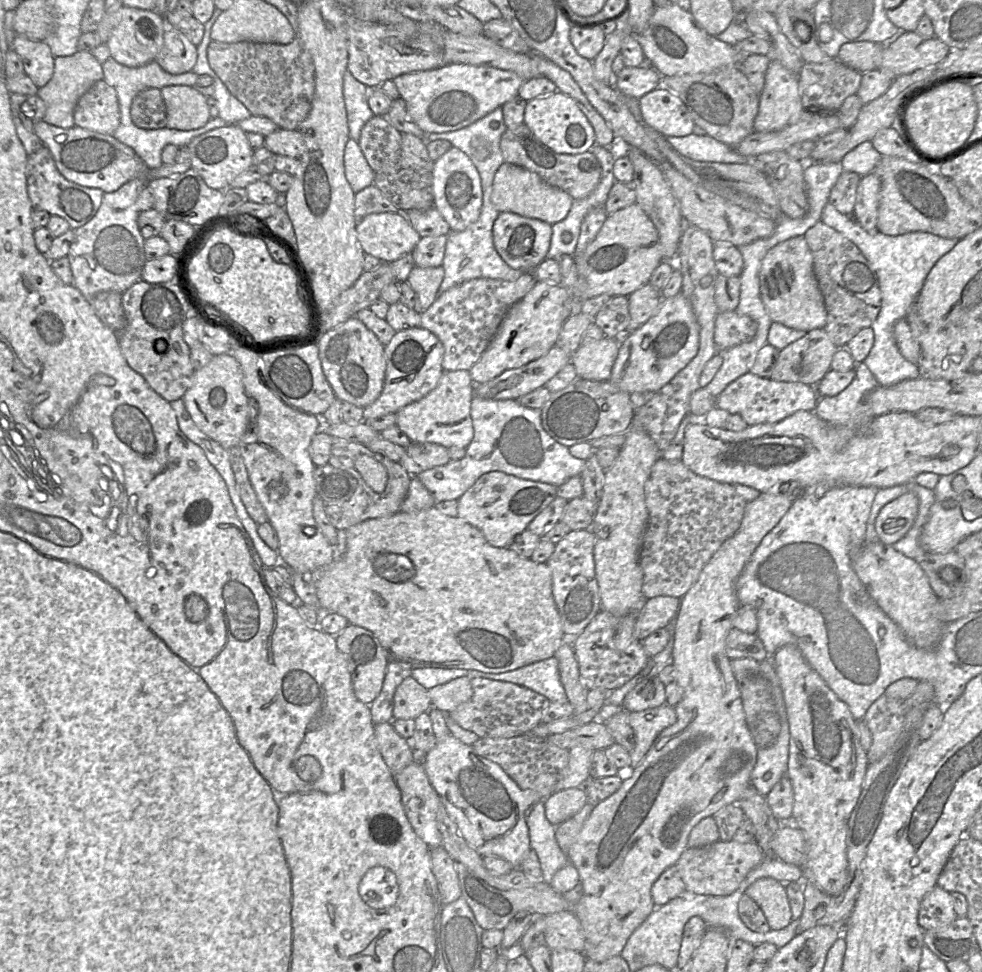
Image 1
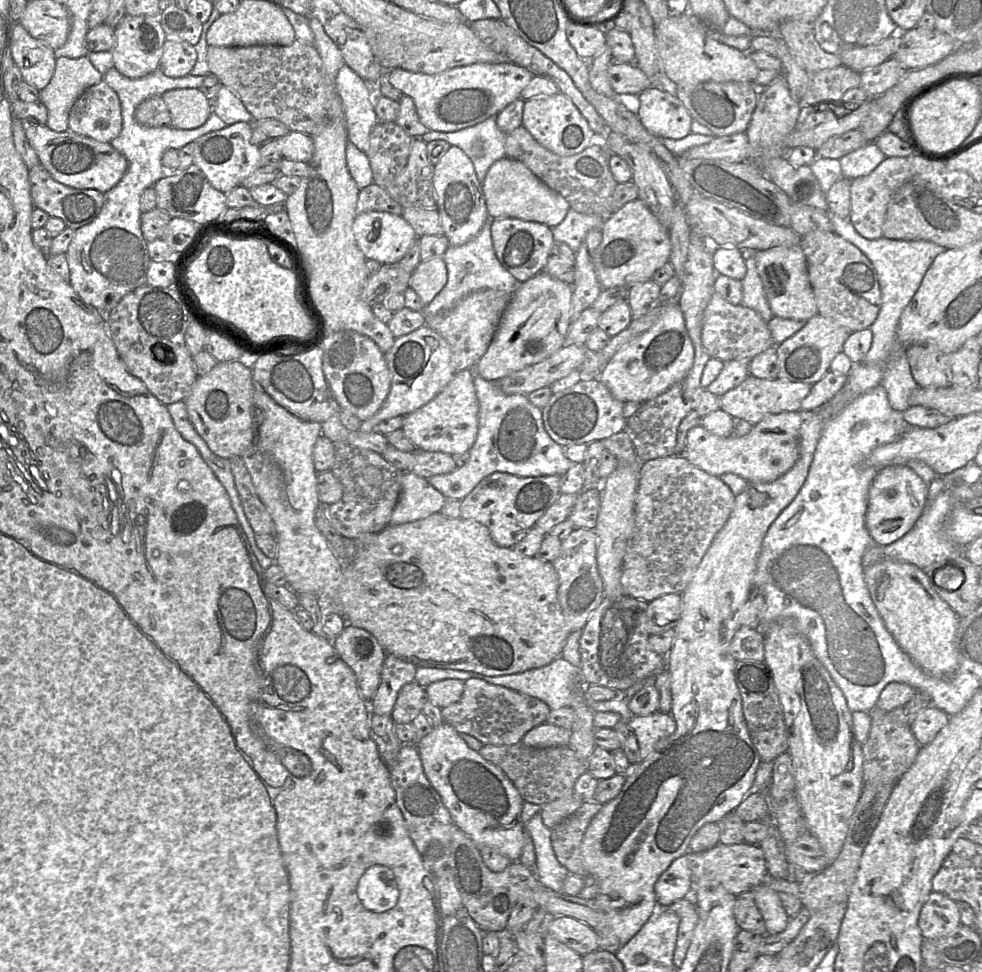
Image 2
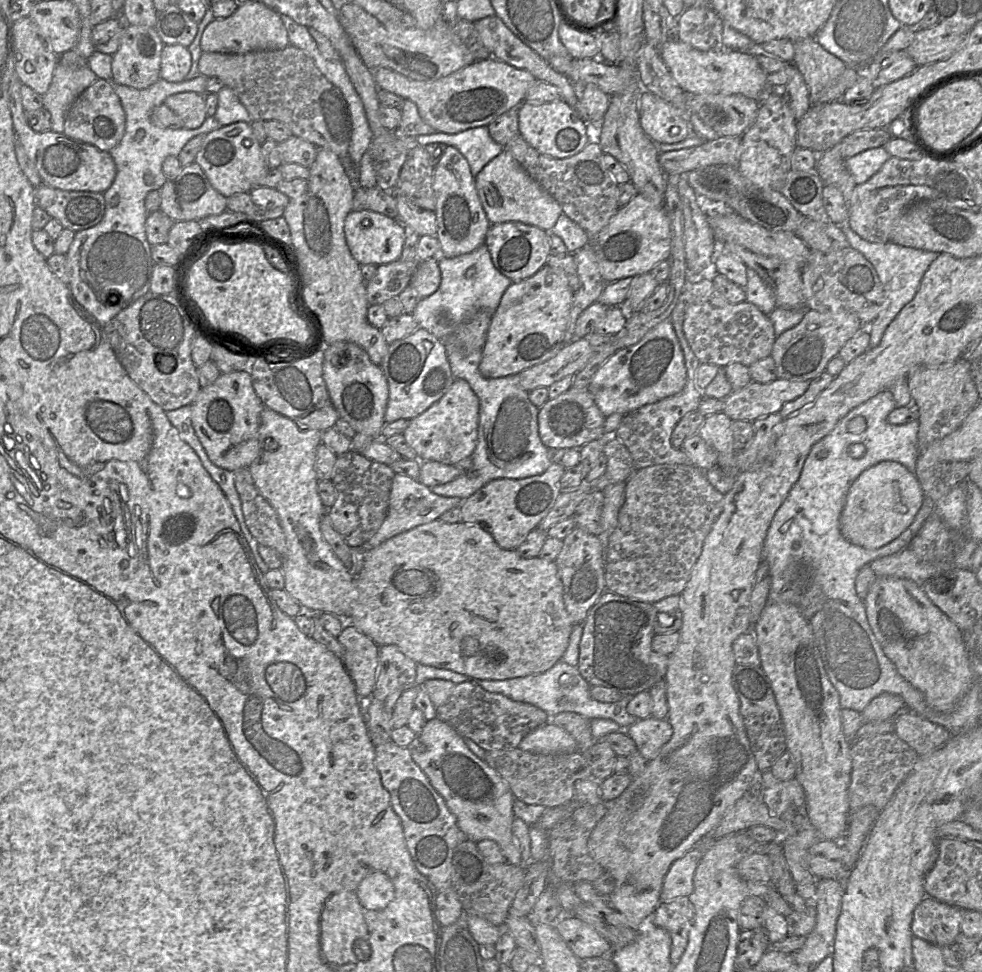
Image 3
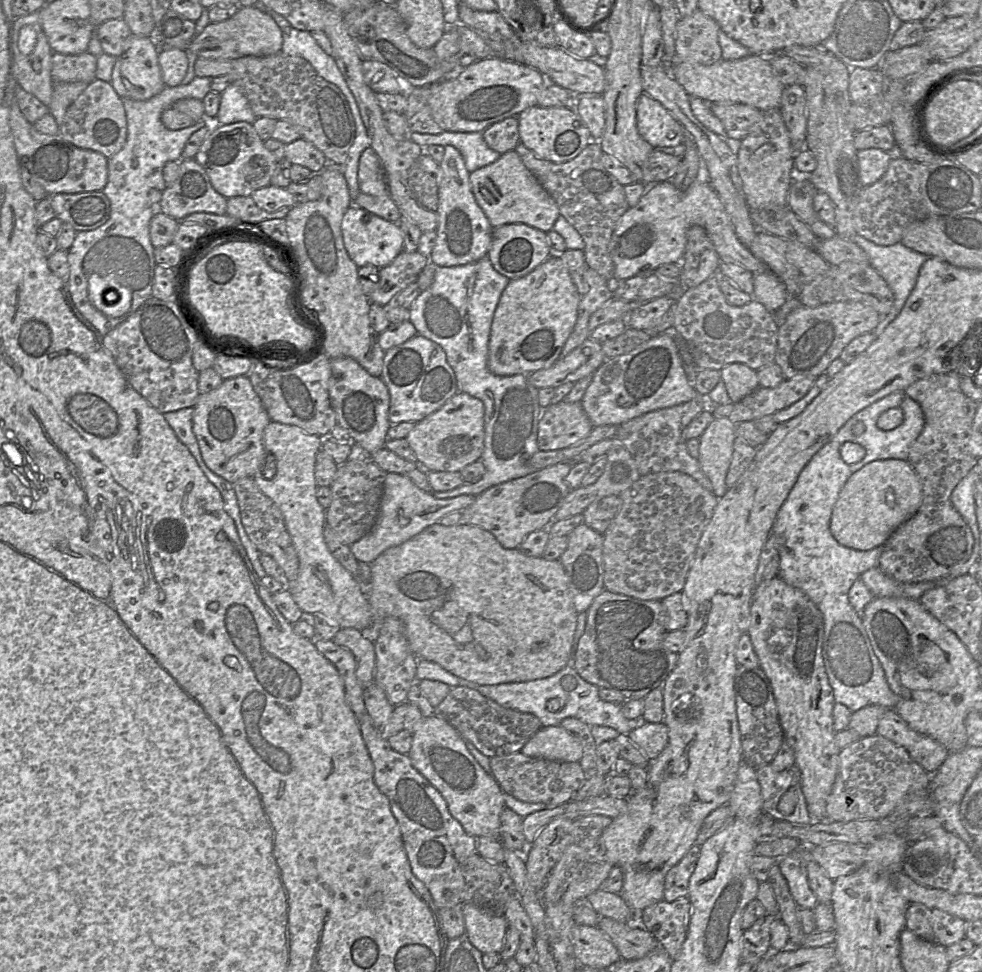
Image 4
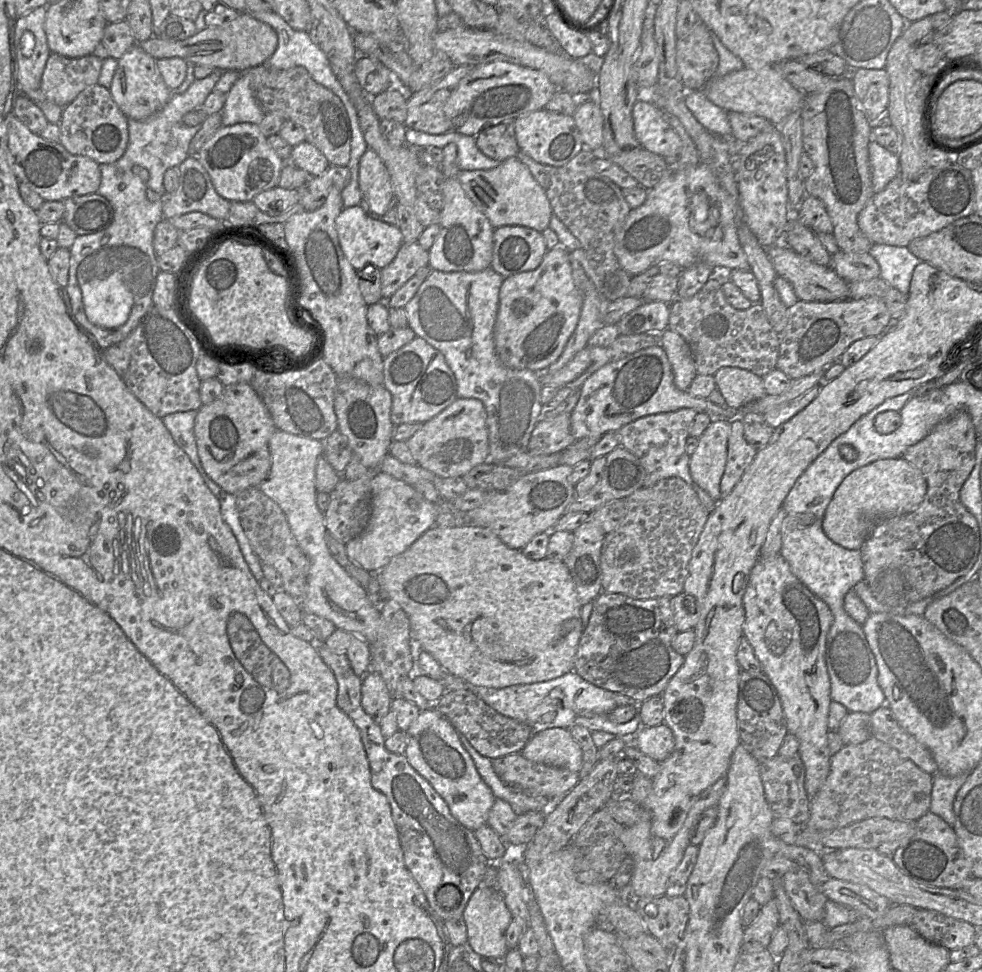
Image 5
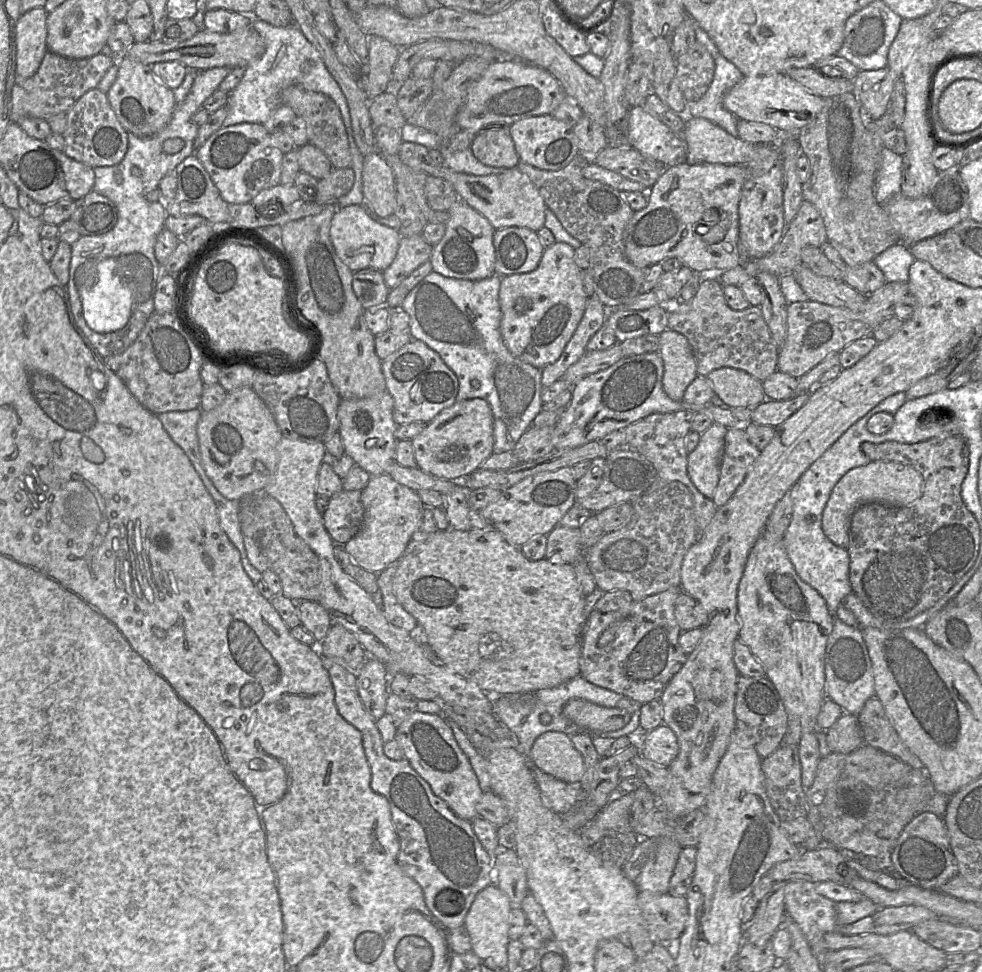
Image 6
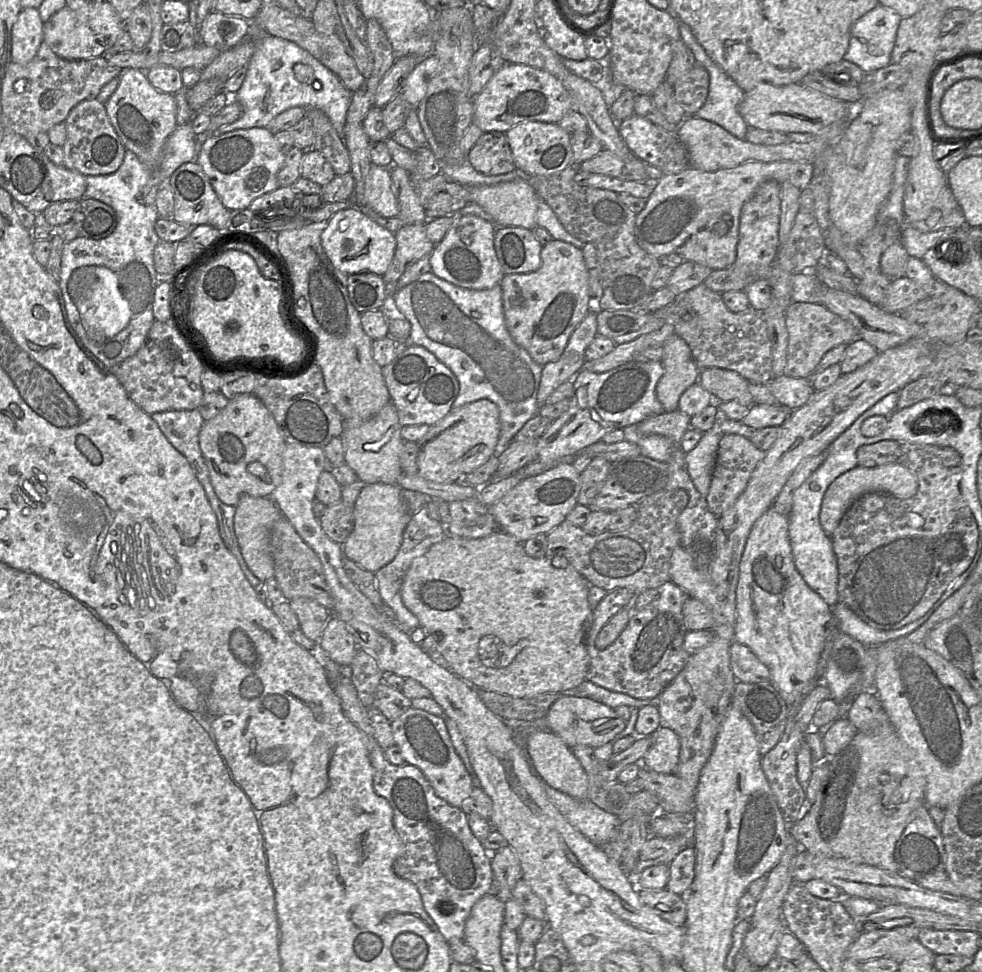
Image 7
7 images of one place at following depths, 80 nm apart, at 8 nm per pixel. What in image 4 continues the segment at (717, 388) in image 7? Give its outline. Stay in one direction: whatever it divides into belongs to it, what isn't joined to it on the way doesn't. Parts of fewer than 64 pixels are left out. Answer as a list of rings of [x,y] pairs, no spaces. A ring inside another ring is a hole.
[[[731,363],[724,366],[720,372],[730,403],[741,401],[759,387],[756,371],[742,363]]]

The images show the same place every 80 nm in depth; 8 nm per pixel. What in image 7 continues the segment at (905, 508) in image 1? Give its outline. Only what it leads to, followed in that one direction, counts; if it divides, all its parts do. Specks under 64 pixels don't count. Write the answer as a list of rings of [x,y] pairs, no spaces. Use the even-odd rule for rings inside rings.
[[[884,464],[873,468],[857,466],[840,475],[828,487],[821,505],[820,524],[824,532],[831,537],[846,511],[861,495],[871,491],[881,491],[900,499],[908,499],[916,494],[917,489],[916,475],[903,465]]]

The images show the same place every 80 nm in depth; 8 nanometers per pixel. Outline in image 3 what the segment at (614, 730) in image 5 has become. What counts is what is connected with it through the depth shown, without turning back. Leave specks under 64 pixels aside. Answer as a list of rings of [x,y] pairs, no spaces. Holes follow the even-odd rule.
[[[561,659],[543,673],[516,677],[505,680],[469,679],[473,684],[492,693],[500,693],[517,702],[531,704],[545,711],[549,718],[560,712],[575,712],[588,720],[594,718],[610,719],[616,722],[622,730],[639,719],[627,713],[626,706],[634,695],[623,695],[617,702],[600,702],[590,695],[591,685],[582,677],[576,666],[571,666]]]

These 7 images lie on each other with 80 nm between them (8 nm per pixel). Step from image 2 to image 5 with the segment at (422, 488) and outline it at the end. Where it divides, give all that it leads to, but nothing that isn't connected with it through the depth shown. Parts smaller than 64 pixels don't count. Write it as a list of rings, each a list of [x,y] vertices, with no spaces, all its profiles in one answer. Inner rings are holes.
[[[374,470],[371,479],[371,512],[365,530],[345,544],[348,558],[369,571],[378,573],[390,560],[407,550],[422,534],[435,525],[442,512],[465,515],[482,505],[487,492],[468,489],[464,494],[450,502],[427,501],[413,486],[396,479],[380,470]]]

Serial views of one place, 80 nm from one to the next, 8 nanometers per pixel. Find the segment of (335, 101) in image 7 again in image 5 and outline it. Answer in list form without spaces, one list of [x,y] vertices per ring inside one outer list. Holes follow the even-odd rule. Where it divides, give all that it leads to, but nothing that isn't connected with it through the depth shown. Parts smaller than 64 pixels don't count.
[[[274,11],[252,12],[251,15],[257,20],[270,25],[277,33],[277,48],[270,56],[270,58],[264,63],[266,66],[278,70],[285,70],[296,66],[302,66],[308,71],[309,75],[315,82],[331,90],[343,102],[348,114],[352,137],[350,160],[347,165],[347,168],[351,173],[351,179],[349,184],[341,191],[341,196],[344,208],[359,205],[360,201],[362,200],[362,194],[358,182],[359,163],[362,155],[368,149],[368,146],[359,124],[359,117],[355,104],[340,83],[337,76],[334,74],[327,55],[321,50],[313,36],[308,31],[293,29],[280,15],[278,15]],[[241,73],[240,78],[226,94],[221,112],[222,126],[232,126],[237,123],[258,125],[265,114],[253,96],[249,75]]]

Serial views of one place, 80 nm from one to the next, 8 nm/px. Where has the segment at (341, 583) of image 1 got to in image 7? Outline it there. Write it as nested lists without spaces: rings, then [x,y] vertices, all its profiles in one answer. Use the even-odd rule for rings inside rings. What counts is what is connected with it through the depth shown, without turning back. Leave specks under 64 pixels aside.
[[[500,530],[477,539],[462,538],[448,534],[442,541],[432,545],[422,556],[413,560],[406,573],[401,595],[404,605],[418,618],[420,626],[428,635],[436,638],[436,658],[476,689],[497,692],[516,698],[529,698],[545,693],[570,693],[587,680],[590,658],[587,637],[593,621],[593,609],[588,602],[590,584],[574,567],[554,567],[550,558],[533,558],[526,554],[523,543]]]

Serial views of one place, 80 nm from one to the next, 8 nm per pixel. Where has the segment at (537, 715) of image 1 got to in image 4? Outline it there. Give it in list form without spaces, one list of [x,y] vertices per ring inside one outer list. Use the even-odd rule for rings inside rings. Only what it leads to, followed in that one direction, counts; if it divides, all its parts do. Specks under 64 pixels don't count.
[[[465,686],[451,687],[445,699],[434,709],[434,714],[445,719],[482,754],[489,758],[519,752],[525,743],[541,729],[539,718],[505,708]]]

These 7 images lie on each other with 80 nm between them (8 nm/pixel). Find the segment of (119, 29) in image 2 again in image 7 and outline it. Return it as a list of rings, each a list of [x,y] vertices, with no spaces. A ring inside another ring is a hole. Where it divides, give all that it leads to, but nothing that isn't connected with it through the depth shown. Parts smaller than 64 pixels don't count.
[[[135,68],[122,69],[119,85],[105,103],[109,120],[127,150],[132,151],[151,171],[157,171],[164,158],[164,145],[167,138],[178,126],[175,95],[158,91],[149,82],[146,71]]]

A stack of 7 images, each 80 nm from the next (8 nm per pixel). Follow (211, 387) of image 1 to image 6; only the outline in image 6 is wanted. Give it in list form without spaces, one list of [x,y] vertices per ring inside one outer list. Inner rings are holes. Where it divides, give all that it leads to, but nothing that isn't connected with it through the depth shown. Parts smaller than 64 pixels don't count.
[[[252,387],[227,392],[222,404],[208,412],[202,412],[197,426],[197,435],[204,470],[216,489],[226,499],[241,501],[248,496],[263,493],[263,490],[273,481],[278,463],[276,446],[282,438],[282,433],[270,409]]]

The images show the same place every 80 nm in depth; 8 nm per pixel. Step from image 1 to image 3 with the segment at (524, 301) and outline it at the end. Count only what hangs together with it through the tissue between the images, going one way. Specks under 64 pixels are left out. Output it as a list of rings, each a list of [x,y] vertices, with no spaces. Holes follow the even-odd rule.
[[[545,264],[533,276],[512,282],[494,311],[479,364],[486,378],[516,375],[557,354],[568,342],[573,291],[565,274]]]

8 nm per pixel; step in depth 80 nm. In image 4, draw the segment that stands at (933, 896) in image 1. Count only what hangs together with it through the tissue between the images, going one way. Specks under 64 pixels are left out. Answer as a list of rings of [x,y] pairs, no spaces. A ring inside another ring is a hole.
[[[921,903],[909,904],[906,928],[934,944],[950,946],[966,937],[966,921]]]

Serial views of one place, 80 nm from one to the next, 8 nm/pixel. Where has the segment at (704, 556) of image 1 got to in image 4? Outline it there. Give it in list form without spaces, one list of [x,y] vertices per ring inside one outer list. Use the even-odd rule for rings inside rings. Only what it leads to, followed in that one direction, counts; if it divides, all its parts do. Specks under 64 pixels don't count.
[[[682,472],[642,475],[619,497],[622,506],[603,535],[604,588],[640,600],[659,600],[682,592],[698,541],[718,502],[712,491]]]

